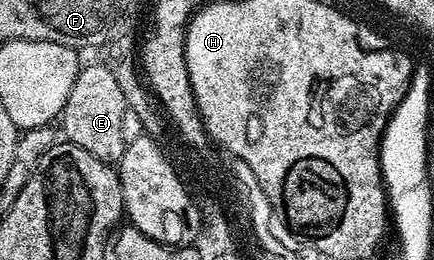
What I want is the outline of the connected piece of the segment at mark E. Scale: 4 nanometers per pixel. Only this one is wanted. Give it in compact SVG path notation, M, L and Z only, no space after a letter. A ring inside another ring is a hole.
M93 62L87 68L86 65L79 67L76 82L72 82L72 94L68 94L60 117L61 135L69 143L80 146L80 150L96 154L96 158L106 164L117 165L126 149L122 133L125 109L124 93L111 70L99 62Z

